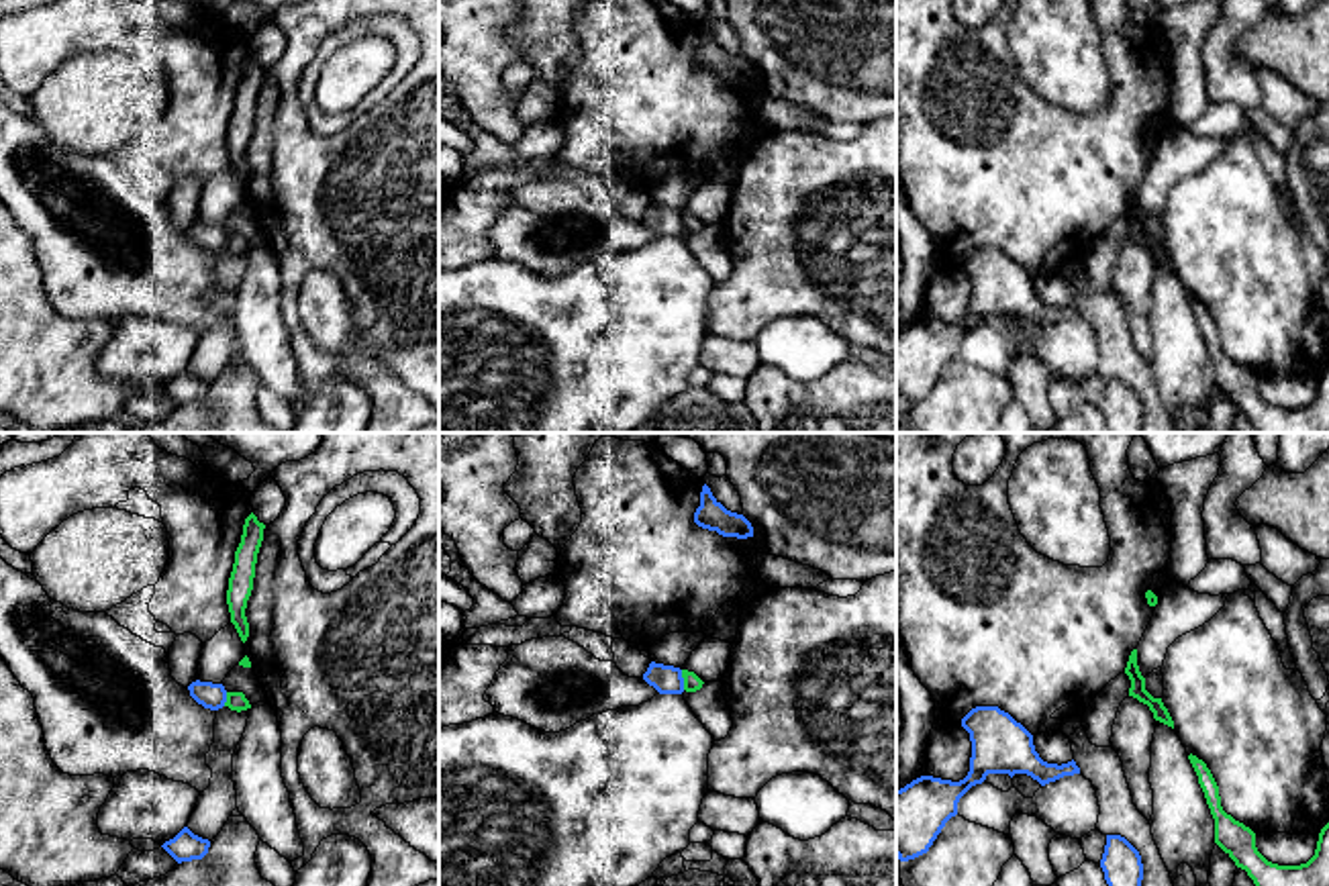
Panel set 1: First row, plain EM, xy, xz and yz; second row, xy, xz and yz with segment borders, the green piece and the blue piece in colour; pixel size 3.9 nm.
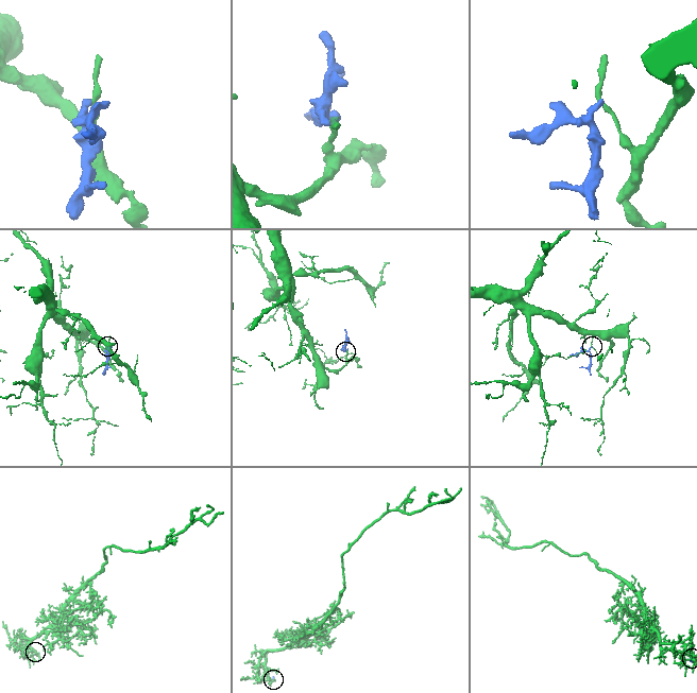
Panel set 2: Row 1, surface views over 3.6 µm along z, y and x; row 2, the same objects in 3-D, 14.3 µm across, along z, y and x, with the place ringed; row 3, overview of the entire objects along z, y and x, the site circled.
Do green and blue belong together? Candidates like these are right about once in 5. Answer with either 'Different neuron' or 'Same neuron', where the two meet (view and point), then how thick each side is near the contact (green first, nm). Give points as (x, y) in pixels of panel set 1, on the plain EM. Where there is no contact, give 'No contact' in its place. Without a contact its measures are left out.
Different neuron. Touches green at xz (684, 223). Thickness 70 nm (green) against 110 nm

